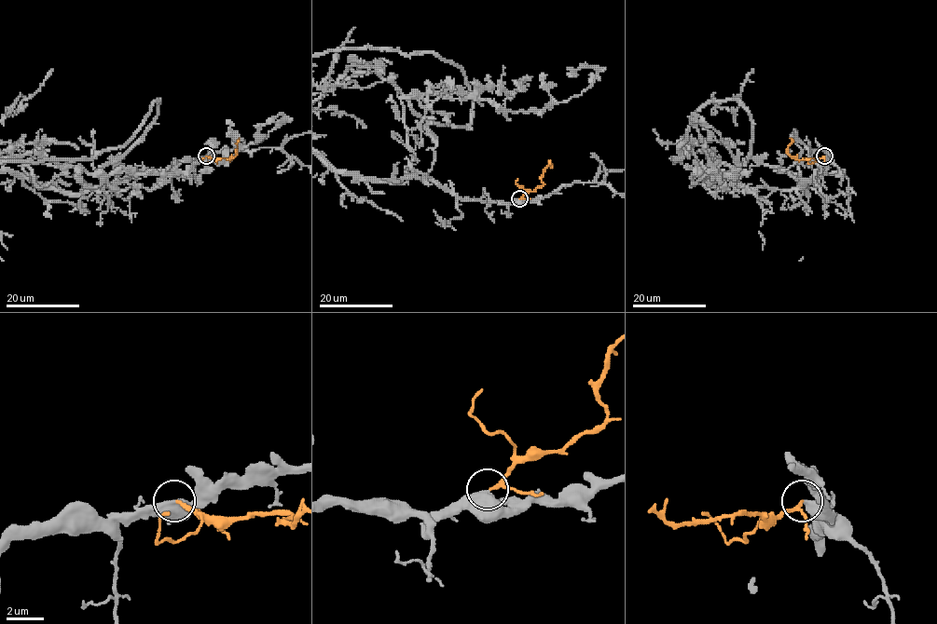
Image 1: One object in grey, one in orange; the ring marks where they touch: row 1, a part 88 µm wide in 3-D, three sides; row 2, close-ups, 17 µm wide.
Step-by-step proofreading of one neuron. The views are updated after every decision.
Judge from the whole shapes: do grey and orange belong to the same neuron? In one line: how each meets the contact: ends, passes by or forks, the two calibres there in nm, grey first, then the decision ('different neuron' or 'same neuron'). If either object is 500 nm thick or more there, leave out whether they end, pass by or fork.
calibres 650 and 150 nm; same neuron

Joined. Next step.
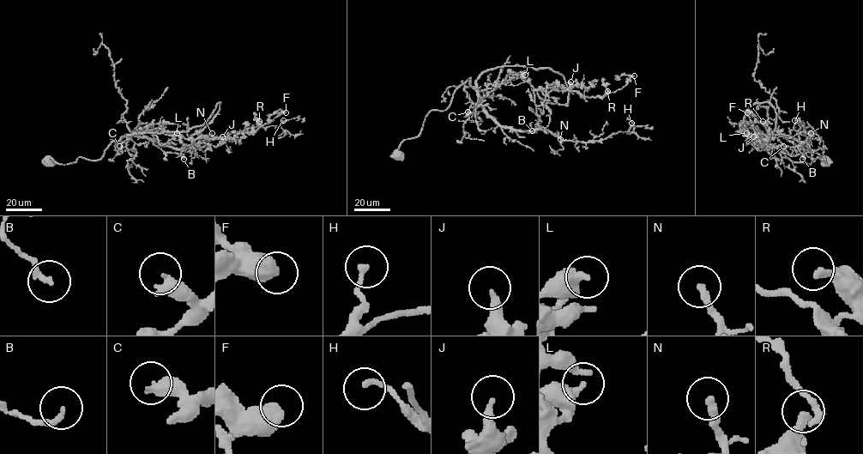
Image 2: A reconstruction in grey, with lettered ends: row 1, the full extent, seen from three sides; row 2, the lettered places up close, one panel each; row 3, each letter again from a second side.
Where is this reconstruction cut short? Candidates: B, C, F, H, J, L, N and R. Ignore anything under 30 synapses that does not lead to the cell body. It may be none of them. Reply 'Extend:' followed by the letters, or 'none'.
Extend: N

